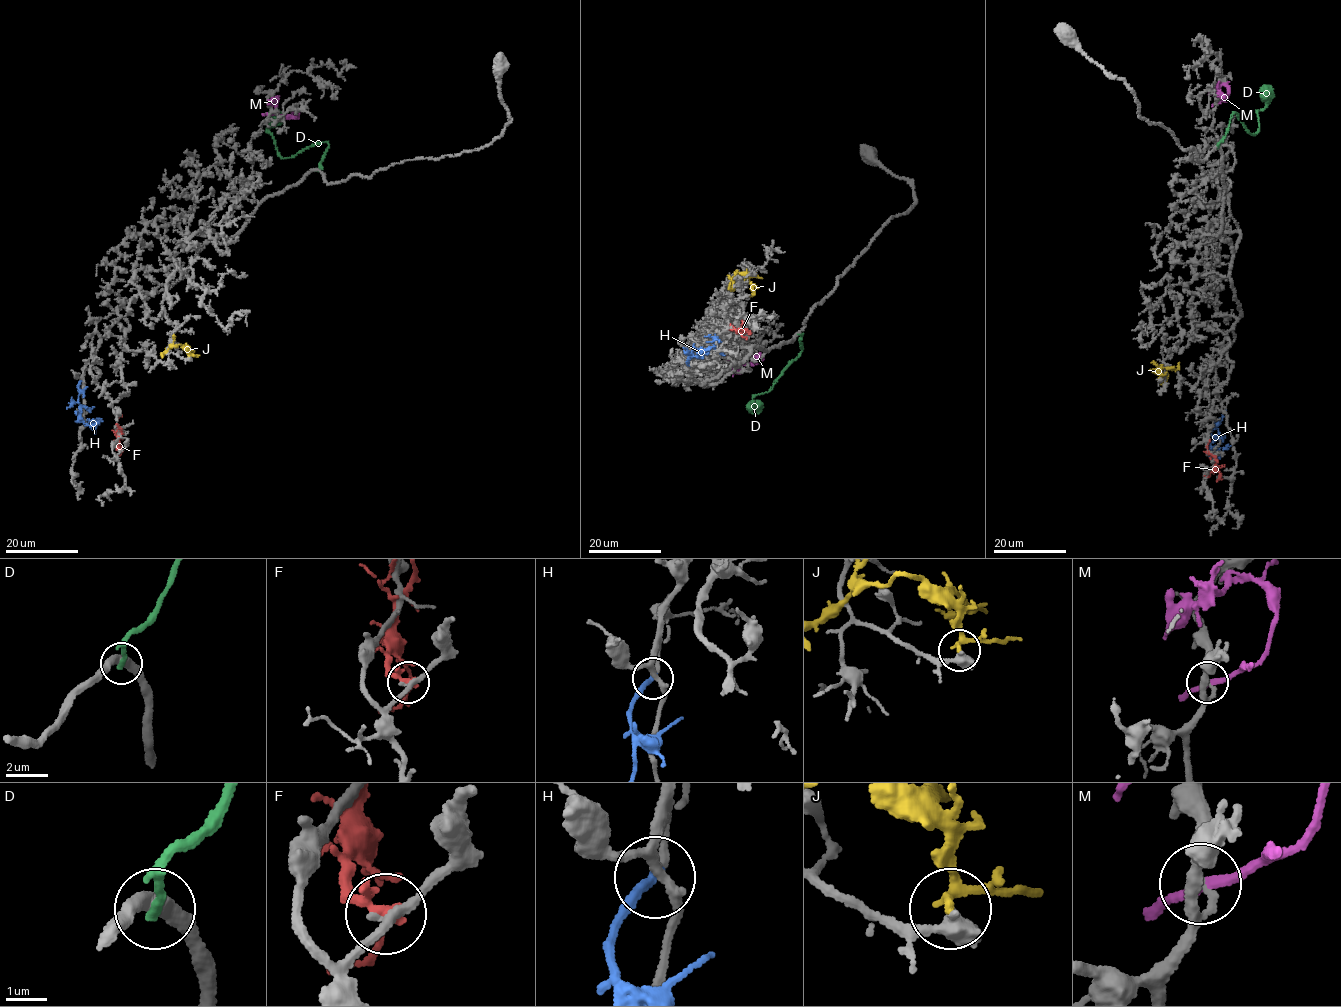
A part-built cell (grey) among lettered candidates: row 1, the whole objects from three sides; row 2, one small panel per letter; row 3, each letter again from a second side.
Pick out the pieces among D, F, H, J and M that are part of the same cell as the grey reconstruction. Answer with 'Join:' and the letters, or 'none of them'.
Join: H

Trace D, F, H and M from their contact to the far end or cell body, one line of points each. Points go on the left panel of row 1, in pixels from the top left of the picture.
D: (316, 170), (321, 168), (327, 142), (315, 143), (282, 158), (266, 132), (269, 117), (277, 111)
F: (120, 450), (116, 434), (117, 418), (121, 415)
H: (82, 381), (78, 386), (79, 416), (93, 429), (94, 420), (88, 419)
M: (266, 113), (271, 114), (275, 107), (274, 99), (268, 104)

